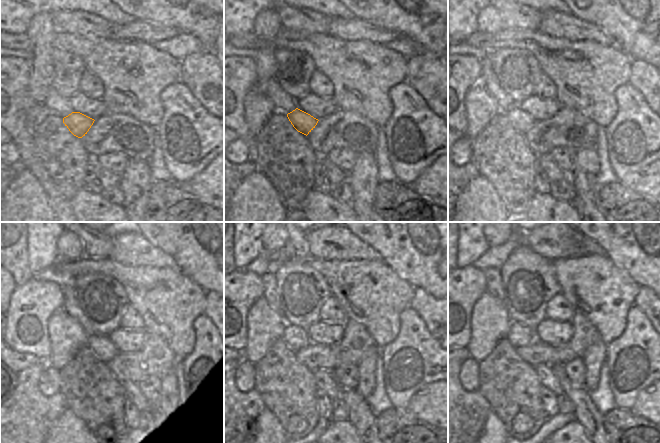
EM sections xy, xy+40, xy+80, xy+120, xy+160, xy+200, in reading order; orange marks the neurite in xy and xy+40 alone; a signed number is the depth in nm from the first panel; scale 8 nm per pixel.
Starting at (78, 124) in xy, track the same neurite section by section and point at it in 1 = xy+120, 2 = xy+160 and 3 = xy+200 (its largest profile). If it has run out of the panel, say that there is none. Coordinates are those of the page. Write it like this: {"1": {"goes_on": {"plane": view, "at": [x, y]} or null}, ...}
{"1": {"goes_on": {"plane": "xy+120", "at": [64, 330]}}, "2": {"goes_on": {"plane": "xy+160", "at": [296, 337]}}, "3": {"goes_on": {"plane": "xy+200", "at": [518, 335]}}}

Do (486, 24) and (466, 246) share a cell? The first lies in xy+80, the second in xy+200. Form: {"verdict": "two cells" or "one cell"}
{"verdict": "two cells"}

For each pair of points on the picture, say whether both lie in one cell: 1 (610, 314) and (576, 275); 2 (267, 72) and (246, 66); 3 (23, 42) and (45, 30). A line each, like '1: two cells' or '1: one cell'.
1: one cell
2: two cells
3: two cells

